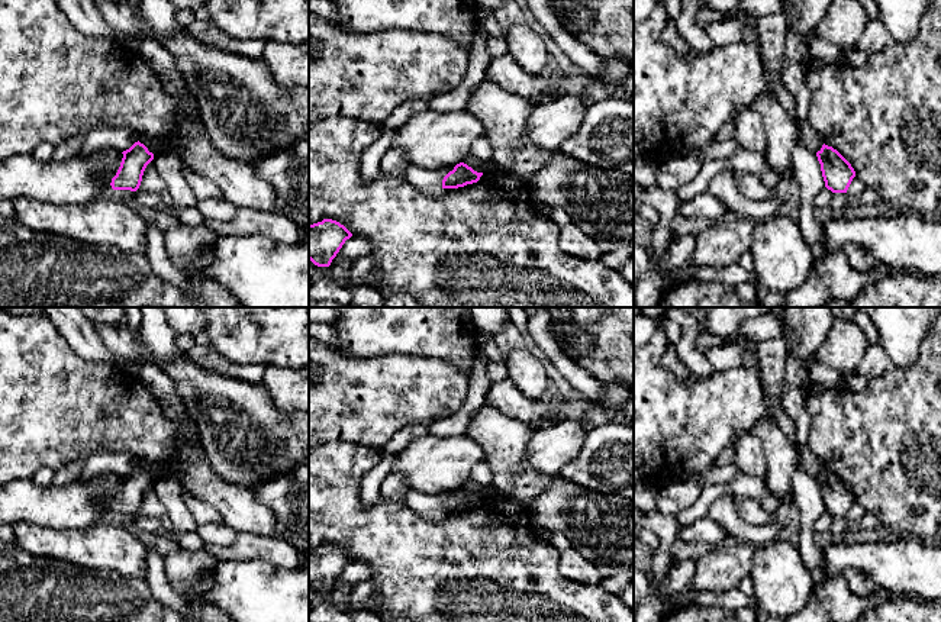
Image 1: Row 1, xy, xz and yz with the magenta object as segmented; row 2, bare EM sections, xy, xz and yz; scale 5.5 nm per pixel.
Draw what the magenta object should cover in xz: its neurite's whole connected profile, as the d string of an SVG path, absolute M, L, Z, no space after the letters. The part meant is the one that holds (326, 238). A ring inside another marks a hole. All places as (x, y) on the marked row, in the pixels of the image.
M332 219L309 225L309 260L318 267L329 267L351 236L344 225Z

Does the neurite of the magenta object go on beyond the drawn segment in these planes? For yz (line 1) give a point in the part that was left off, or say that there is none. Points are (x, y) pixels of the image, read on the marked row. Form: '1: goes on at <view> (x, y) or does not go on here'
1: does not go on here

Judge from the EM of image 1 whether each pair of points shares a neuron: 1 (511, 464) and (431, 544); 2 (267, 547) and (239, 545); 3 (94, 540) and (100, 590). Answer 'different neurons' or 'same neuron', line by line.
1: different neurons
2: same neuron
3: different neurons

